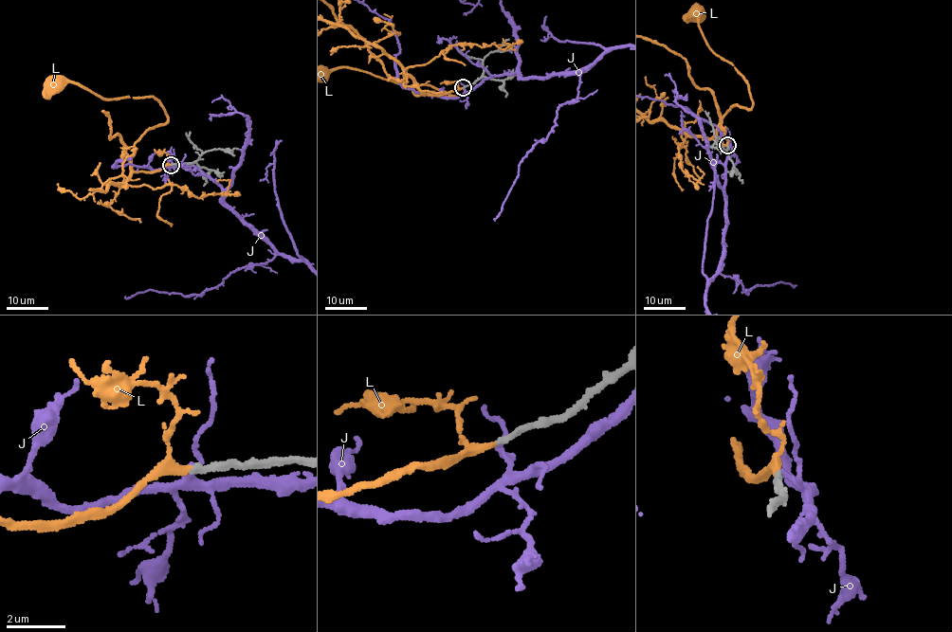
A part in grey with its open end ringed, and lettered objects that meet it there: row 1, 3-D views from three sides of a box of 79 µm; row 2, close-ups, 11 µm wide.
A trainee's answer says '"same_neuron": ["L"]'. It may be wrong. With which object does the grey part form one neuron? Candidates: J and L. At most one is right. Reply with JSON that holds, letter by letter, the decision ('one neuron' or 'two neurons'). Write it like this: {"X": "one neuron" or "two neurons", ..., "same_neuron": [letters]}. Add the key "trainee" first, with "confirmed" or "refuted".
{"trainee": "confirmed", "J": "two neurons", "L": "one neuron", "same_neuron": ["L"]}

